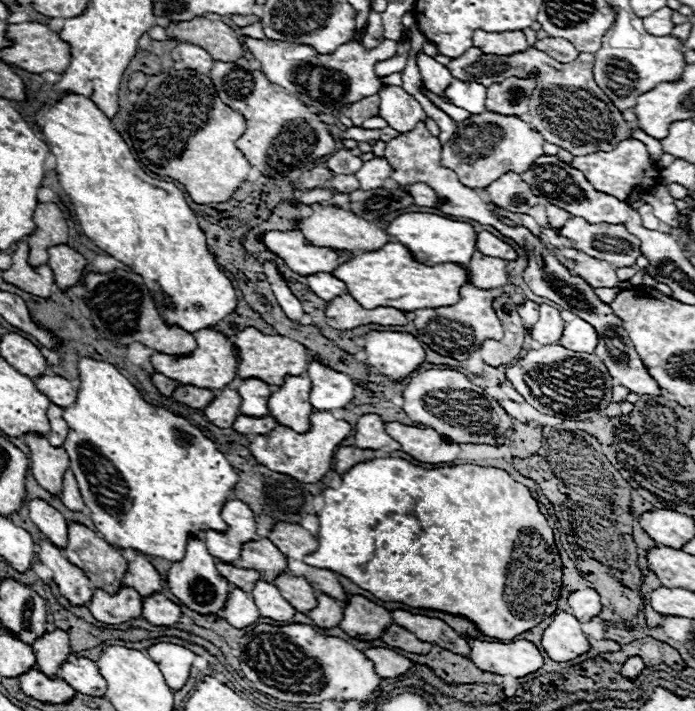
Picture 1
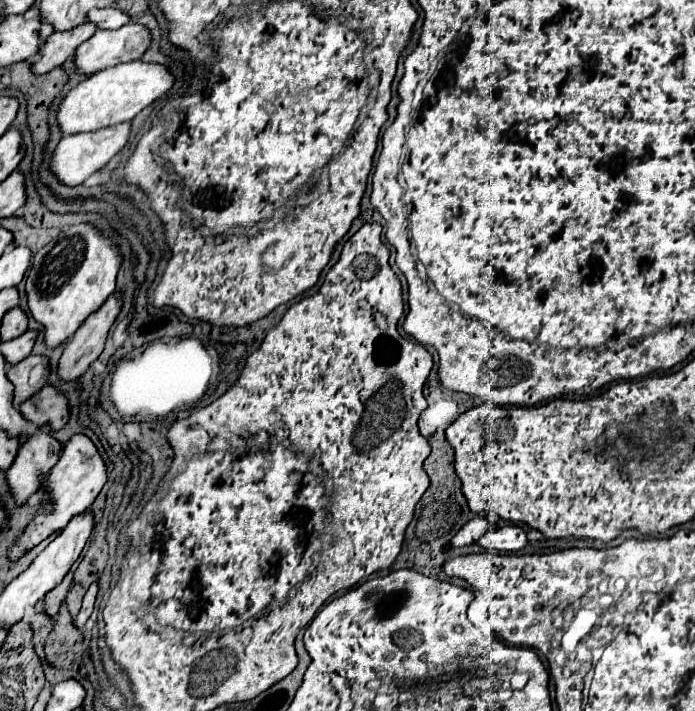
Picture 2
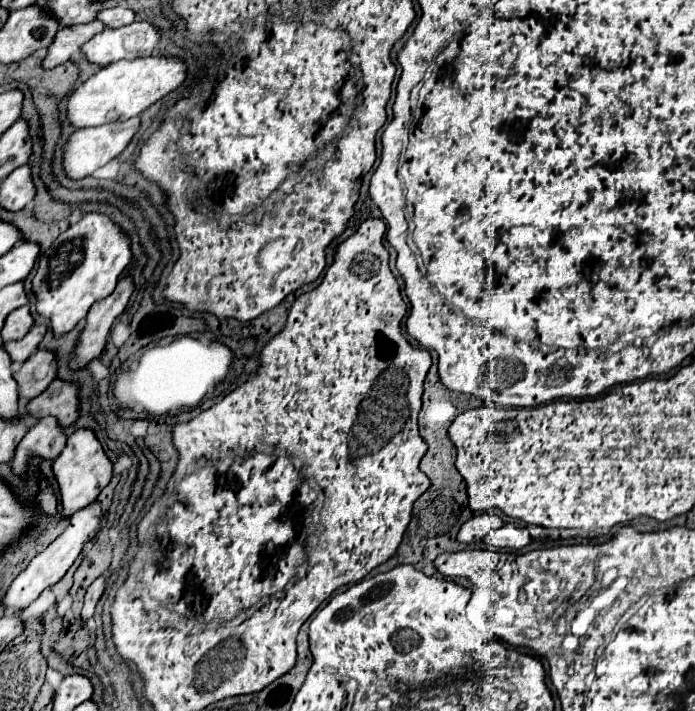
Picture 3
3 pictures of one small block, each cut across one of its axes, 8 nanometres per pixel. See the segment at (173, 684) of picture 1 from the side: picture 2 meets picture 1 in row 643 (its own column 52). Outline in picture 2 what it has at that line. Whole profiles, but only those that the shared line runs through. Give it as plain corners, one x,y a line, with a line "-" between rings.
122,122
122,124
106,126
100,130
84,132
84,134
64,136
54,152
54,158
52,158
52,172
58,176
60,182
64,182
68,186
82,184
92,172
104,168
108,164
108,160
112,160
126,146
126,142
130,138
130,130
132,130
132,124

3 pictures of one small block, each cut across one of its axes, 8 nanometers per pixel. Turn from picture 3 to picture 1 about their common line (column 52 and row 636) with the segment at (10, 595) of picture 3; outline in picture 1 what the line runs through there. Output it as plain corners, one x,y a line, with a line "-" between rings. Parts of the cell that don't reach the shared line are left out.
556,612
554,620
542,634
540,648
550,660
568,662
588,652
588,640
582,632
582,624
568,612

